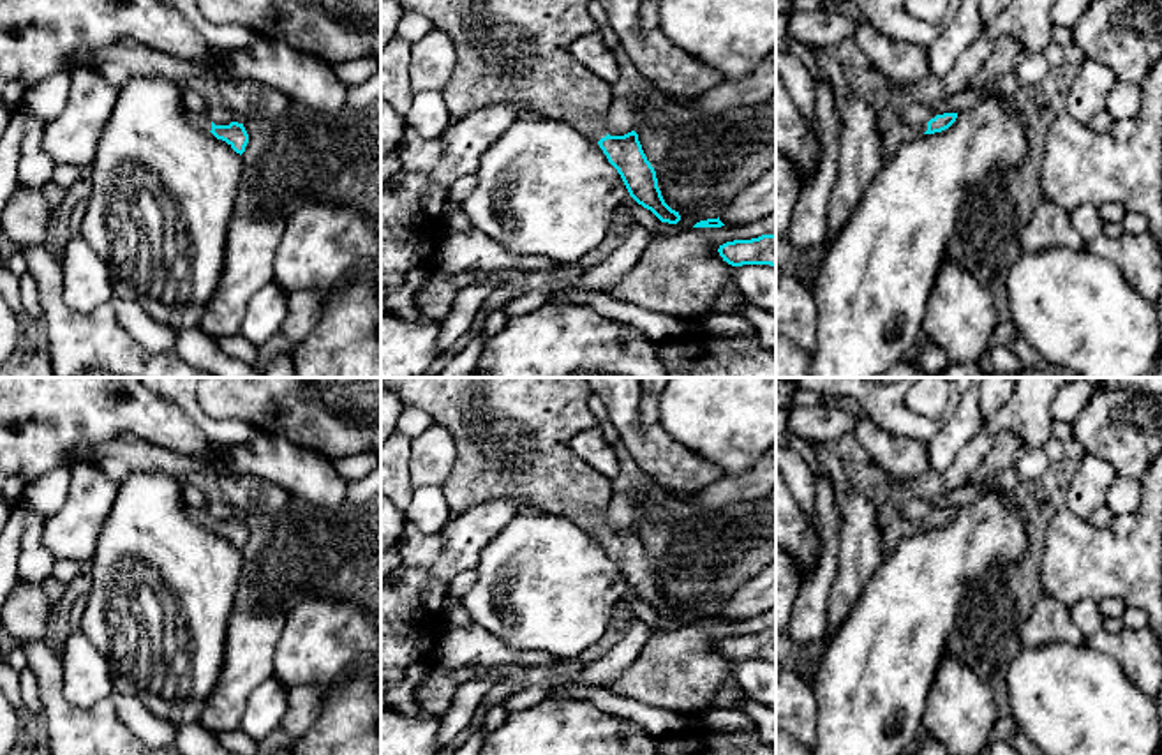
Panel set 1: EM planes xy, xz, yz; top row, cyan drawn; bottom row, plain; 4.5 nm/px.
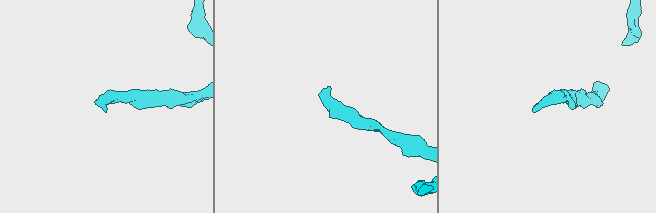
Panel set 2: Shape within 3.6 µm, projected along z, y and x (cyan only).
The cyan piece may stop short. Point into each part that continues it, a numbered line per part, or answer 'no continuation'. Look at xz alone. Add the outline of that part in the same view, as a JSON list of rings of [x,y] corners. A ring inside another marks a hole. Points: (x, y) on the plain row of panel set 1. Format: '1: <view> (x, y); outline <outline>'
1: xz (512, 434); outline [[[381,378],[404,407],[418,407],[444,427],[455,441],[455,464],[444,482],[444,499],[453,515],[480,503],[525,497],[541,513],[564,515],[600,536],[608,529],[605,512],[614,497],[612,480],[573,455],[568,443],[580,430],[600,425],[587,399],[592,390],[587,378]]]

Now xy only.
1: xy (203, 517); outline [[[187,506],[187,515],[205,527],[212,526],[212,515],[206,510]]]

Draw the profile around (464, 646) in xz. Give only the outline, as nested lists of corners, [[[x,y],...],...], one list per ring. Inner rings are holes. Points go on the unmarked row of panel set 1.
[[[474,623],[444,630],[437,646],[437,667],[448,674],[464,667],[499,674],[555,662],[559,658],[548,653],[513,649]]]

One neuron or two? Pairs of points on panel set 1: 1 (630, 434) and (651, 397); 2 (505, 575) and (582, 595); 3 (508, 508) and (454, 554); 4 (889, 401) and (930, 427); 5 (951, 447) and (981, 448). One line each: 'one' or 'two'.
1: two
2: one
3: one
4: one
5: two

